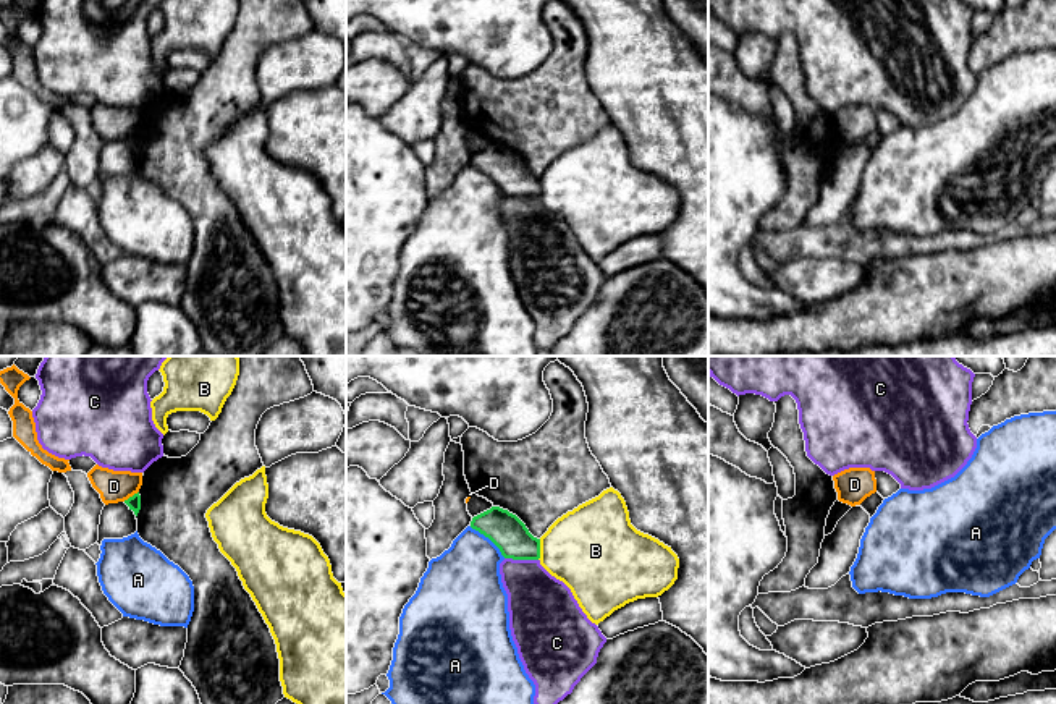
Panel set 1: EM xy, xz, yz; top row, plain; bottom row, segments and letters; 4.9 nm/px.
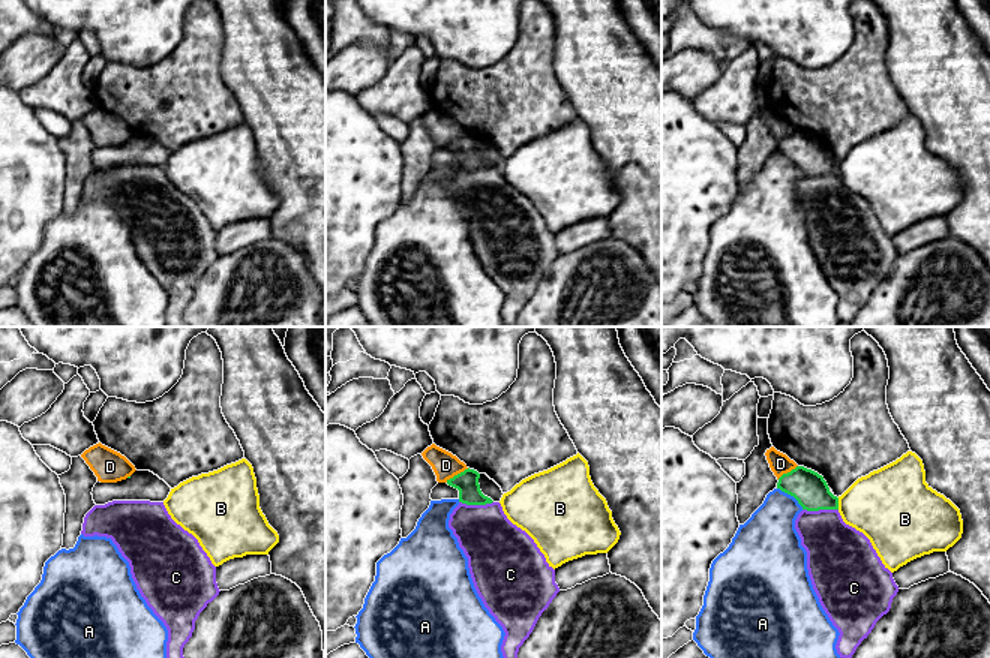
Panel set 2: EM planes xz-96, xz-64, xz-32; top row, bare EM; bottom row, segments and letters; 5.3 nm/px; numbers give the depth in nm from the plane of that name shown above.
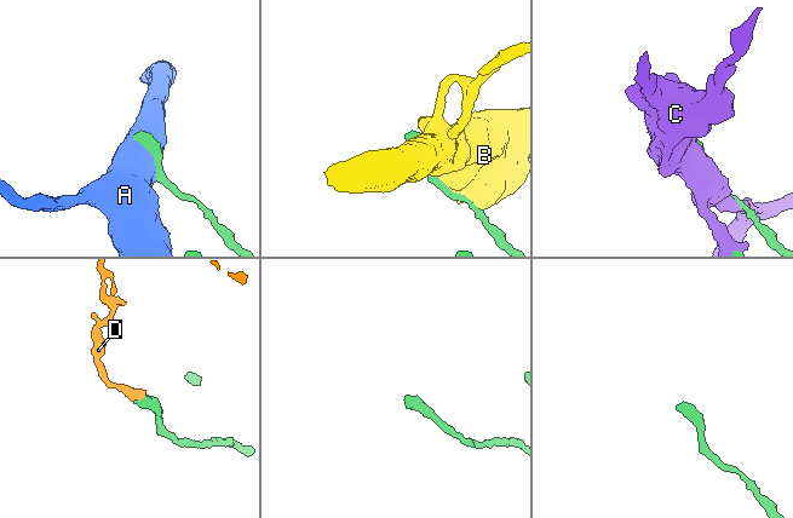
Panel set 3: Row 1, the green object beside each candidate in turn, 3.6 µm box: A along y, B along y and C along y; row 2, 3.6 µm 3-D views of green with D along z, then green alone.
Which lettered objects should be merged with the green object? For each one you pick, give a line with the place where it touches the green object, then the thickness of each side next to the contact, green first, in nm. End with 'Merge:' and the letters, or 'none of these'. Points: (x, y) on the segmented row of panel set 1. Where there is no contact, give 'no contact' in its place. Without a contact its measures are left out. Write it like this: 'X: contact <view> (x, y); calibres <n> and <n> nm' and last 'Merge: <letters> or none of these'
Merge: none of these

